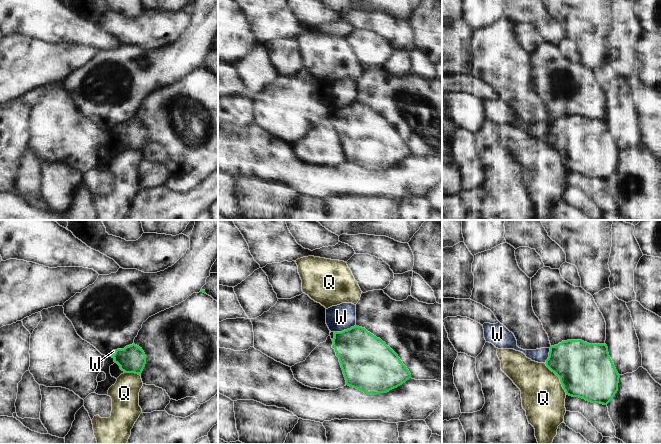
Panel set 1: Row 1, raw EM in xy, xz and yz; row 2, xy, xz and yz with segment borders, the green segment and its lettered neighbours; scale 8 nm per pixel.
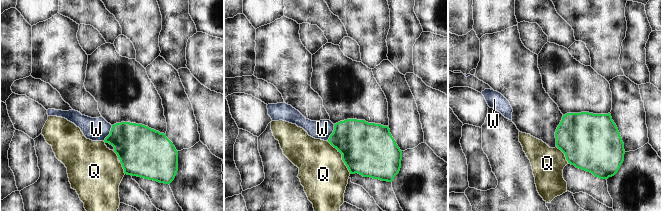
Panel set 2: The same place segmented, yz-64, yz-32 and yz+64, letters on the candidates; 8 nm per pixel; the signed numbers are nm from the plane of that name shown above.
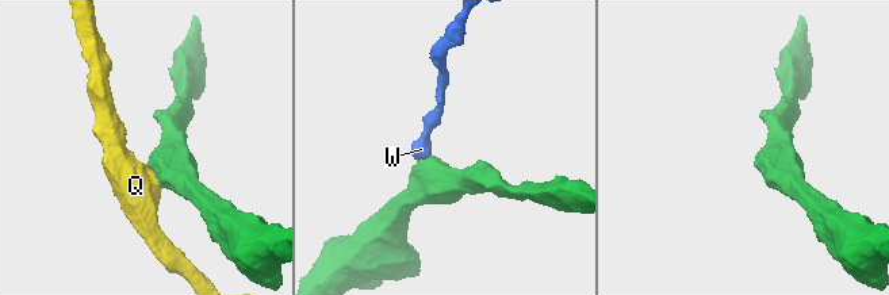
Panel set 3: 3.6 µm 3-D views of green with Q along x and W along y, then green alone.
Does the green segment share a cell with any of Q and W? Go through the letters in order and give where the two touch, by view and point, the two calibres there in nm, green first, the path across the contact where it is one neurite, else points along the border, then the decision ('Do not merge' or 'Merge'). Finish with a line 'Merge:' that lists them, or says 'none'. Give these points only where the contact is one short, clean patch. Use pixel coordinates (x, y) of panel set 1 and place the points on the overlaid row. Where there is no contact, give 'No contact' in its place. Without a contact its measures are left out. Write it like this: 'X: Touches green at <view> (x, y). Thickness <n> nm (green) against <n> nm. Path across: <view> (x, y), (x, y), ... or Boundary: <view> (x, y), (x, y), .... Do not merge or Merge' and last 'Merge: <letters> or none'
Q: Touches green at yz (559, 377). Thickness 440 nm (green) against 360 nm. Boundary: yz (544, 363), (559, 378), (561, 386), (566, 393). Do not merge
W: Touches green at xz (344, 330). Thickness 380 nm (green) against 200 nm. Boundary: xz (355, 325), (334, 332). Do not merge
Merge: none

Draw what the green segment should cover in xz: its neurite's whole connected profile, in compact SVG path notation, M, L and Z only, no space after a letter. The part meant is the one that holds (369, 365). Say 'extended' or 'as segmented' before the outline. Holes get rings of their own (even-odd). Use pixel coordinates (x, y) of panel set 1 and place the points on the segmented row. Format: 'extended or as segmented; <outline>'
as segmented; M354 326L334 332L335 349L346 385L377 395L397 388L411 378L398 355L365 328Z

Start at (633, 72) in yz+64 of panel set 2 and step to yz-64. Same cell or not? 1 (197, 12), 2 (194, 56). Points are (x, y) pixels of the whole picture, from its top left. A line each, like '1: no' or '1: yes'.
1: no
2: no

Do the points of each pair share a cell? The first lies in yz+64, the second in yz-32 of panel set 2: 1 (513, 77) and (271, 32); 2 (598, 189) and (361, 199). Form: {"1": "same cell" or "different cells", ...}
{"1": "same cell", "2": "different cells"}

